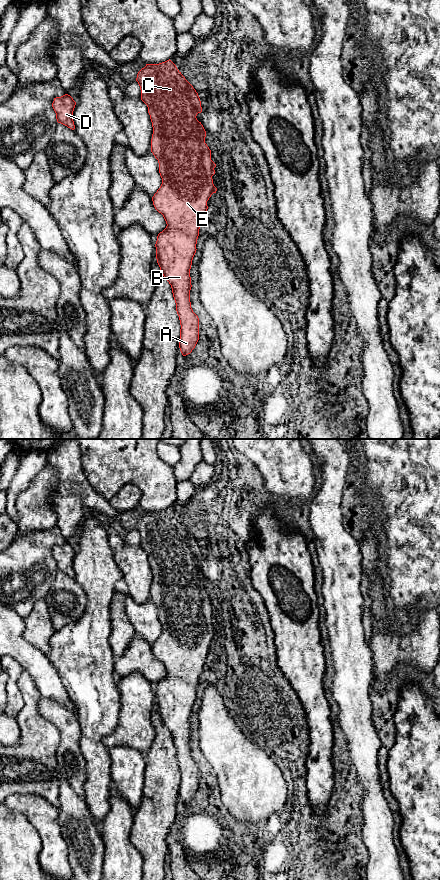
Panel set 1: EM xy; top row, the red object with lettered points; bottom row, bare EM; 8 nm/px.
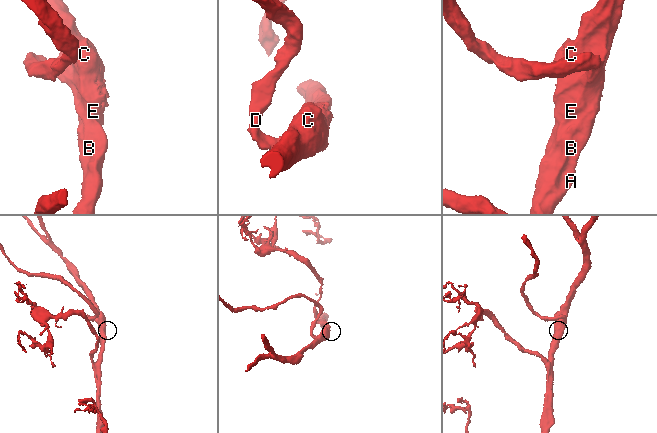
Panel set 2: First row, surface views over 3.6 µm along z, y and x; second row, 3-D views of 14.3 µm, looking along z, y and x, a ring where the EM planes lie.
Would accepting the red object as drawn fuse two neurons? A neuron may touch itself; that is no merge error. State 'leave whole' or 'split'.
leave whole

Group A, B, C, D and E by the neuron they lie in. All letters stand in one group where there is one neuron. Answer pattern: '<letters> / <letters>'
A B C D E

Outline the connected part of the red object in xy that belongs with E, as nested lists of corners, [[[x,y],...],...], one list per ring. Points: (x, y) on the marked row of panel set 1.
[[[169,59],[159,64],[146,64],[138,74],[136,81],[141,90],[141,100],[147,105],[153,127],[151,152],[158,160],[162,184],[152,197],[155,209],[166,221],[166,228],[157,236],[156,259],[164,278],[172,288],[176,311],[180,320],[179,348],[183,356],[192,352],[199,340],[199,318],[193,312],[190,302],[191,277],[190,269],[196,253],[199,229],[207,213],[207,201],[217,188],[213,184],[216,164],[211,160],[211,150],[205,143],[206,131],[196,118],[202,112],[201,101],[193,86],[185,79],[176,65]]]

